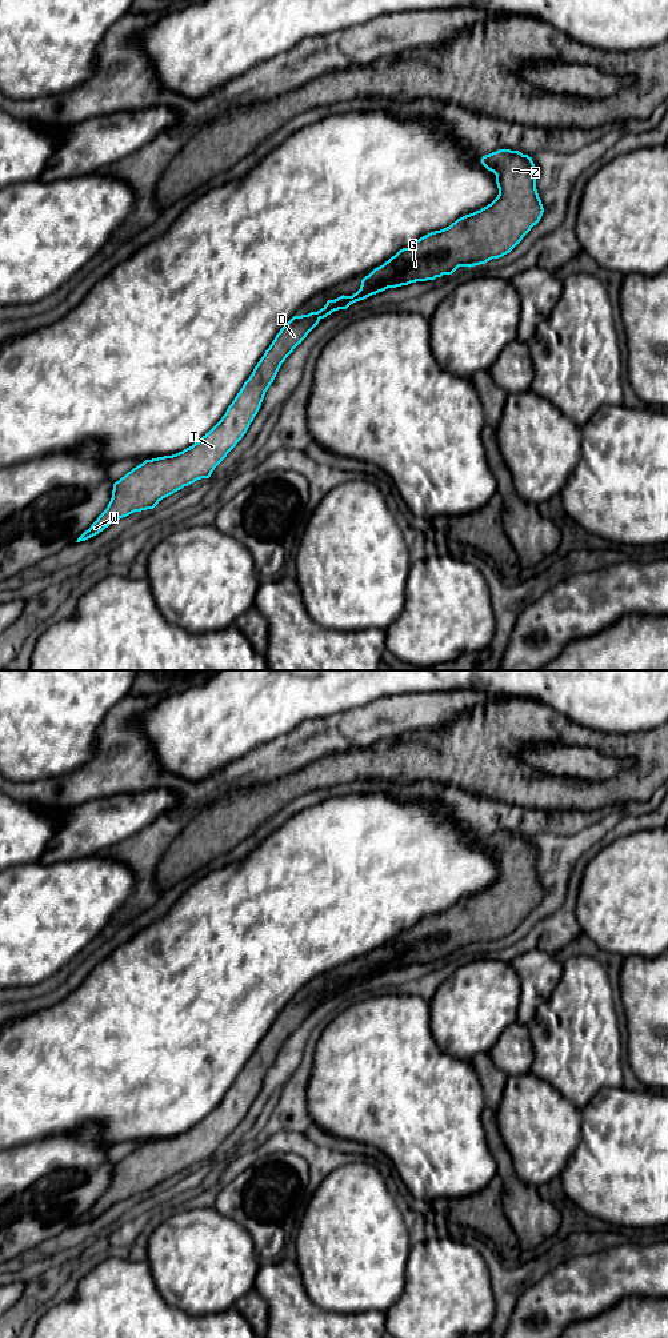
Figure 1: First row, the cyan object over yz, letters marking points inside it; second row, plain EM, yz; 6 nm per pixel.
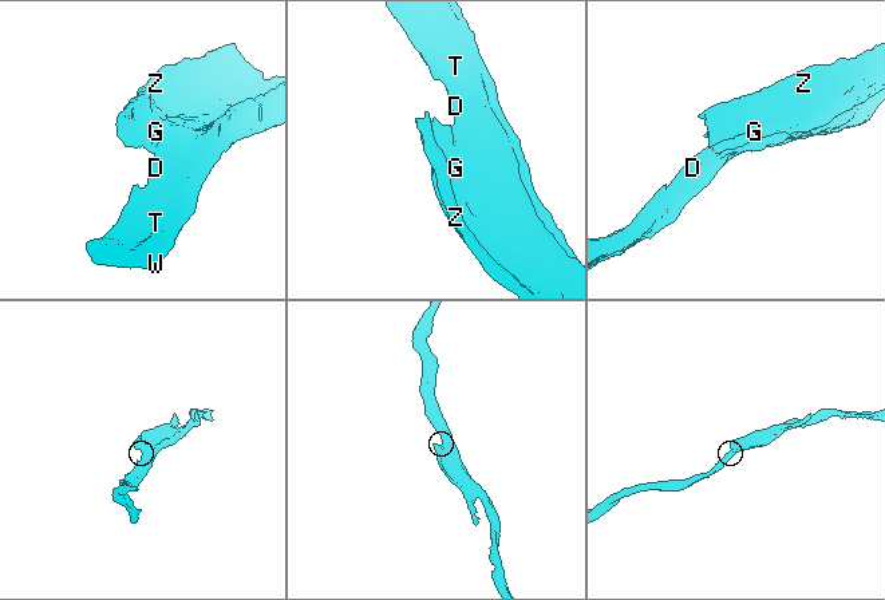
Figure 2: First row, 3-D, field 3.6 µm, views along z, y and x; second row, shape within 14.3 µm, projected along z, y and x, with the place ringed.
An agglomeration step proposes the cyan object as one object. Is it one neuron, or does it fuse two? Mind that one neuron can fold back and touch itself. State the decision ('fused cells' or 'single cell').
fused cells

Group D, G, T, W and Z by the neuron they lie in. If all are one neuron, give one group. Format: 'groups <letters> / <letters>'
groups D T W / G Z

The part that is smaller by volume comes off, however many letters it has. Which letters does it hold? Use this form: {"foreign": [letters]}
{"foreign": ["G", "Z"]}

